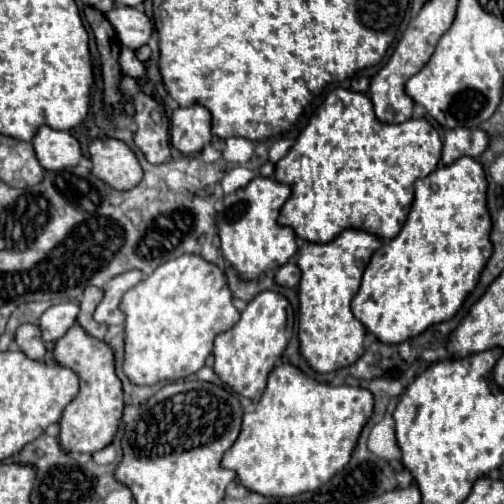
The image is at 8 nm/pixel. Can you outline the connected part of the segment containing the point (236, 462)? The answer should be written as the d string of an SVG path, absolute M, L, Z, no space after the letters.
M281 364L275 370L271 370L265 392L255 404L255 410L243 416L241 434L235 440L235 444L223 454L221 466L233 470L241 486L261 496L281 498L317 490L321 484L333 478L333 474L341 472L347 466L351 452L357 444L357 438L371 412L373 412L373 396L369 390L353 386L331 388L329 384L319 384L307 378L303 372L299 372L299 368L291 364Z

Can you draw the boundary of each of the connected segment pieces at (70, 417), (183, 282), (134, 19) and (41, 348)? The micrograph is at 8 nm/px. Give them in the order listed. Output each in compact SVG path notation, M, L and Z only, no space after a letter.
M75 324L63 338L57 340L53 348L53 360L59 366L73 370L79 376L81 384L81 392L63 410L63 416L59 420L59 444L65 452L95 454L97 450L111 444L123 414L123 390L119 378L115 376L113 350L105 342L89 338L89 334L85 334L85 330Z
M195 254L161 264L151 276L127 290L121 304L125 314L123 372L137 386L177 382L205 366L217 334L233 328L239 312L233 306L225 274Z
M113 8L105 14L111 26L115 28L119 42L131 50L145 46L153 34L153 24L139 8Z
M23 324L15 332L15 342L19 350L31 358L31 360L41 360L45 356L45 342L41 338L41 330L35 324Z

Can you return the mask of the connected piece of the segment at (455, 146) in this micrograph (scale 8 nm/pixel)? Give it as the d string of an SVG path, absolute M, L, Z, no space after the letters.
M465 128L449 130L445 134L441 162L443 162L443 166L449 166L451 162L455 162L461 156L477 158L477 156L483 154L487 144L489 144L489 138L479 128L475 128L475 130L465 130Z

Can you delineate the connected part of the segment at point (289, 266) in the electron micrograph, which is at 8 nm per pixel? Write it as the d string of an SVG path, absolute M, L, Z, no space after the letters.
M287 262L285 266L281 266L275 274L275 282L285 288L295 288L299 284L299 278L301 278L301 272L293 262Z

